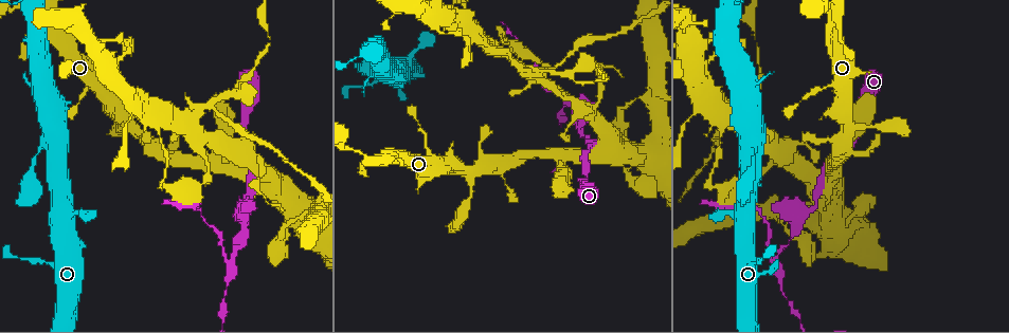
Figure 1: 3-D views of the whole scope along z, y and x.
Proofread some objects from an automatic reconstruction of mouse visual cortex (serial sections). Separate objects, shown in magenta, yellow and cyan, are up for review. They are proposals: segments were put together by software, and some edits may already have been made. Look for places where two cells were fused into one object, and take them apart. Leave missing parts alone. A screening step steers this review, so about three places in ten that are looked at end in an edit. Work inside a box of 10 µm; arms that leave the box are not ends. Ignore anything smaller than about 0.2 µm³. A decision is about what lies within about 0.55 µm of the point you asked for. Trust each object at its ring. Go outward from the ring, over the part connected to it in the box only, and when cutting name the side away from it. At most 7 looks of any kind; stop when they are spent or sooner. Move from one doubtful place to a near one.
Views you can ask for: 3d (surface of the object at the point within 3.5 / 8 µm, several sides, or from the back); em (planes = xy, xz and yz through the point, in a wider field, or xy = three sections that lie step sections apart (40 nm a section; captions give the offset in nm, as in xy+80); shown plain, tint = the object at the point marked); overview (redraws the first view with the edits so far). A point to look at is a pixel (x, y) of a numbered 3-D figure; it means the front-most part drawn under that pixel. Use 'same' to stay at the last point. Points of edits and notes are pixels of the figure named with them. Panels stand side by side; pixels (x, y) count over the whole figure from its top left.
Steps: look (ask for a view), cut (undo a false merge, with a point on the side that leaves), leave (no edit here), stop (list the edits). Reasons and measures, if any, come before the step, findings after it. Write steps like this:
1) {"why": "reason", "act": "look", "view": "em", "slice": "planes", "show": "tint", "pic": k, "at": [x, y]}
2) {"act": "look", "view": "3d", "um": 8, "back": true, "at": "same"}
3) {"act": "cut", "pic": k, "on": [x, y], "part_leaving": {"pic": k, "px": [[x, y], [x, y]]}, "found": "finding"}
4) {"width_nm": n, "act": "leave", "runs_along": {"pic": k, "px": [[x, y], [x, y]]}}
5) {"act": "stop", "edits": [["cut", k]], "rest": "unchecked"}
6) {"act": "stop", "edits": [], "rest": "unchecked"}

{"why": "sharp bend", "act": "look", "view": "3d", "um": 8, "pic": 1, "at": [813, 177]}

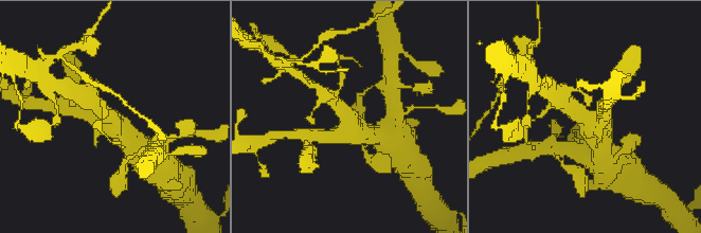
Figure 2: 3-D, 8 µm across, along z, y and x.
{"why": "zoom in", "act": "look", "view": "3d", "um": 3.5, "at": "same"}

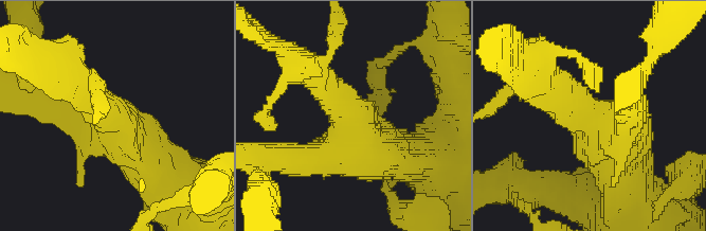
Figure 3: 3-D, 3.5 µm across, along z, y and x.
{"why": "need the tissue", "act": "look", "view": "em", "slice": "xy", "step": 5, "show": "tint", "pic": 3, "at": [112, 119]}

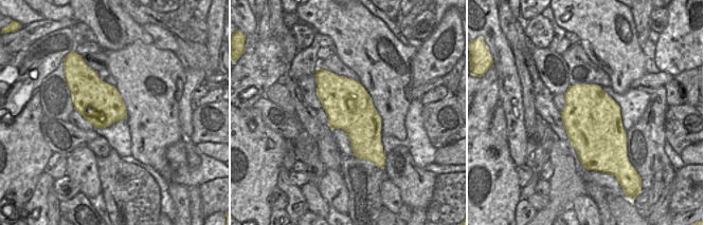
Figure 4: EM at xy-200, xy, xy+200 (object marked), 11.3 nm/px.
{"act": "leave", "runs_along": {"pic": 3, "px": [[50, 103], [112, 122], [161, 177]]}, "found": "all the same cell"}

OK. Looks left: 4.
{"why": "sudden change in width", "act": "look", "view": "3d", "um": 8, "pic": 1, "at": [563, 104]}

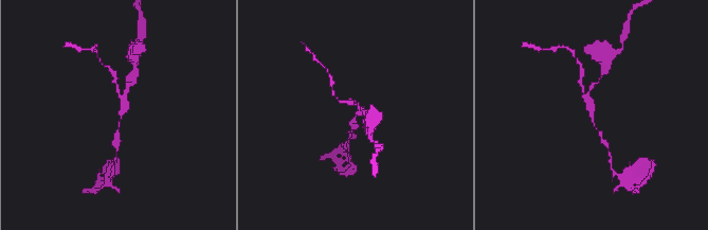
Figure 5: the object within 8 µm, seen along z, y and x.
{"why": "zoom in", "act": "look", "view": "3d", "um": 3.5, "at": "same"}

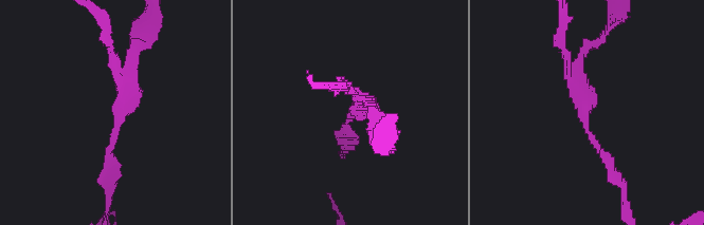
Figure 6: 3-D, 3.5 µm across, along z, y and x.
{"arm_widths_nm": [150, 200], "why": "need the tissue", "act": "look", "view": "em", "slice": "planes", "show": "tint", "pic": 6, "at": [115, 121]}

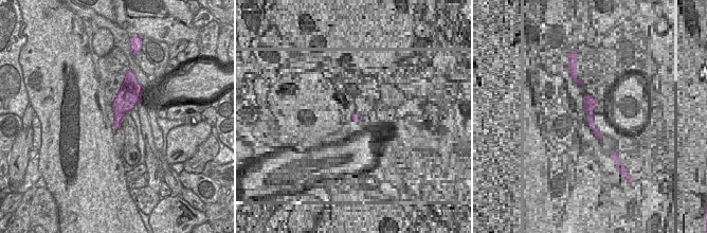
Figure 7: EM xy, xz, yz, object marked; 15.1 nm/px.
{"act": "cut", "pic": 6, "on": [558, 37], "part_leaving": {"pic": 6, "px": [[570, 74], [562, 22]]}, "found": "two cells meet here"}

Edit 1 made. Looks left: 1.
{"act": "stop", "edits": [["cut", 6]], "rest": "unchecked"}

